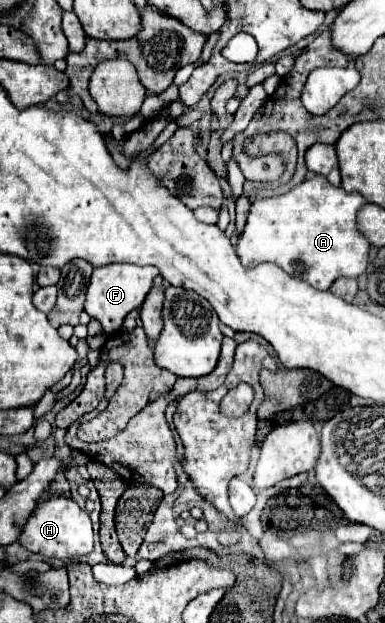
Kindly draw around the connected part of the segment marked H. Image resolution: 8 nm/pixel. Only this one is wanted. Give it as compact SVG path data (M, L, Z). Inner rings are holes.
M51 496L37 504L17 540L25 550L47 558L83 558L93 550L91 518L69 496Z

